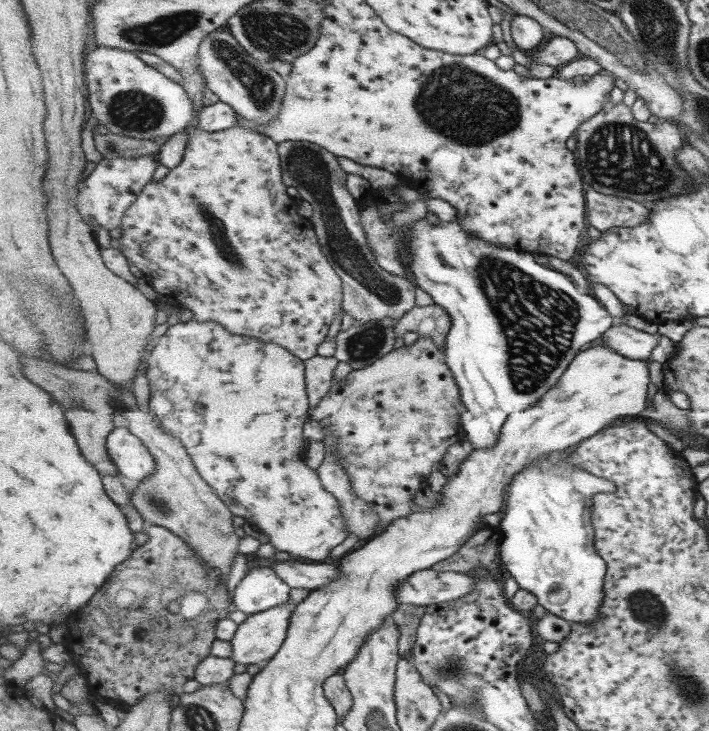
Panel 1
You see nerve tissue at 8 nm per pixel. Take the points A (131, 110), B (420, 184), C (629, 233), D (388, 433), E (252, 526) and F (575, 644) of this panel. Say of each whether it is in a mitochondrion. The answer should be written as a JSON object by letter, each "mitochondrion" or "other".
{"A":"mitochondrion","B":"other","C":"other","D":"other","E":"other","F":"other"}

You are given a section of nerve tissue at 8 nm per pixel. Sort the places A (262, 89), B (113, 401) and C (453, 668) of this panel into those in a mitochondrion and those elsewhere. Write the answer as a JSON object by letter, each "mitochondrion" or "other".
{"A":"mitochondrion","B":"mitochondrion","C":"mitochondrion"}

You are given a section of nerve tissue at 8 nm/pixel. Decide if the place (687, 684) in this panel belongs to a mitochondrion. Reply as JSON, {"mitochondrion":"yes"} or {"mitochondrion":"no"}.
{"mitochondrion":"yes"}

